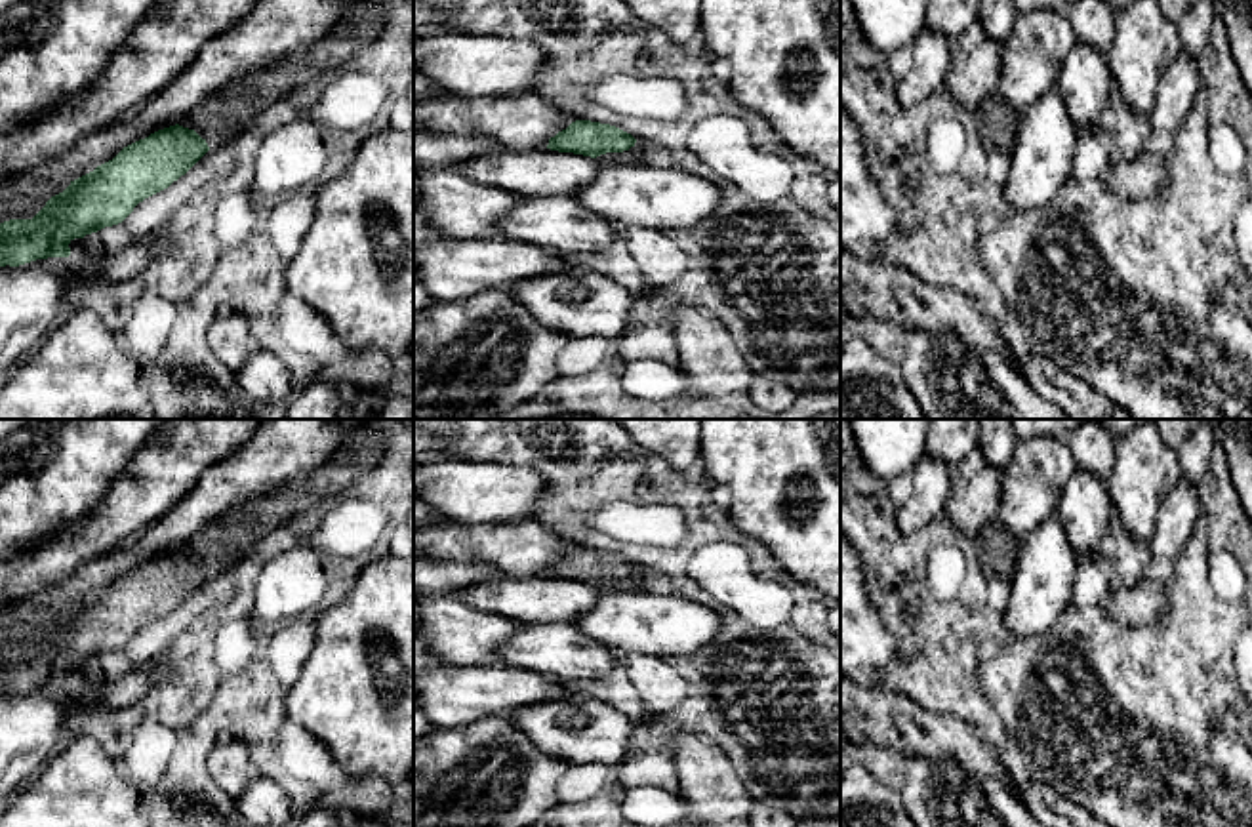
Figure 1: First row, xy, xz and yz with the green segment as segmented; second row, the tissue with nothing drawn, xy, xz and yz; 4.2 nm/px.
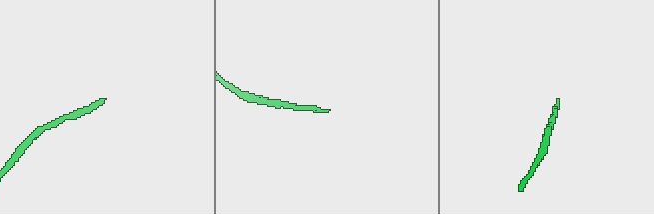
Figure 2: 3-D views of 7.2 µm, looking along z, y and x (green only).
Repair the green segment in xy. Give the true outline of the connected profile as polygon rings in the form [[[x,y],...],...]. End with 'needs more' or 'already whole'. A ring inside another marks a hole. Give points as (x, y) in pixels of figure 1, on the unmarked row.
[[[364,419],[360,436],[345,442],[311,474],[238,505],[175,553],[124,574],[112,587],[71,608],[32,646],[0,650],[0,694],[69,684],[74,665],[122,650],[139,629],[168,615],[208,577],[252,556],[271,532],[364,478],[385,454],[377,436],[381,427],[381,419]]]; needs more

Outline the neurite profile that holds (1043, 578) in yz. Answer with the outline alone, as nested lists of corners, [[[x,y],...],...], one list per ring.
[[[1056,514],[1020,541],[1002,617],[1016,640],[1048,636],[1054,623],[1065,617],[1071,608],[1075,570],[1077,553]]]

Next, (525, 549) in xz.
[[[535,518],[505,524],[434,522],[414,528],[414,551],[436,564],[488,564],[497,572],[534,579],[579,545],[566,541]]]

